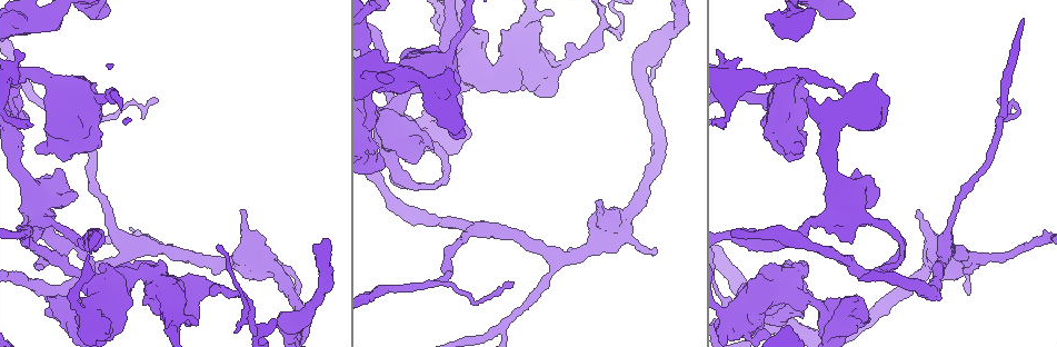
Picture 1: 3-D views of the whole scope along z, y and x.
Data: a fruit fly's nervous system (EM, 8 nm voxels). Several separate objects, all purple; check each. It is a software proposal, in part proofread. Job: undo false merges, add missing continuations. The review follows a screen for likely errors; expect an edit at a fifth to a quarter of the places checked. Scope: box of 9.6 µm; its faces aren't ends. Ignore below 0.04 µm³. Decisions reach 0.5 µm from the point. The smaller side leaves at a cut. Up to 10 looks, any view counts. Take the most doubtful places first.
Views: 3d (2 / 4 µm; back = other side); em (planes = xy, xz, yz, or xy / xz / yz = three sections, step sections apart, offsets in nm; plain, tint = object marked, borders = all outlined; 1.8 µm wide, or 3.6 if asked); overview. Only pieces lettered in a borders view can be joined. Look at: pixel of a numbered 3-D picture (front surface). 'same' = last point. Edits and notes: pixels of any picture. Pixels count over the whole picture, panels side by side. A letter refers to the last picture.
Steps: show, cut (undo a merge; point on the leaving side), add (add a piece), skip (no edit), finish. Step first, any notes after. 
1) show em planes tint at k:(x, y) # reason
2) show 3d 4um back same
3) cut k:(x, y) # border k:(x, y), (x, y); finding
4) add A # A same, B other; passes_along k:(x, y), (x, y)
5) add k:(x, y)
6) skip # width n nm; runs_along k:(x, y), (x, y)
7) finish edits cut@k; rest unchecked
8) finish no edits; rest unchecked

show em yz step 16 borders at 1:(549, 71) # calibre changes

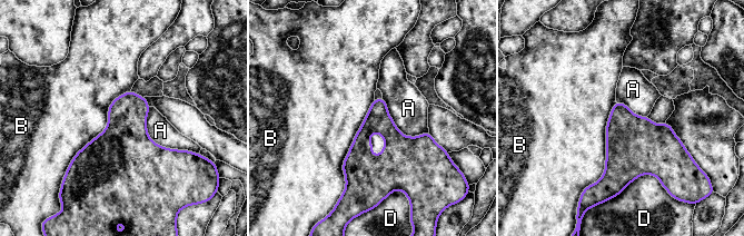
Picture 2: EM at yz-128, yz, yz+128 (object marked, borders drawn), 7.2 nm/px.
skip # A other, B other, D other; border 2:(374, 98), (344, 160), (344, 188); one cell here

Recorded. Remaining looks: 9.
show em xz step 8 tint at 1:(794, 72) # three arms meet

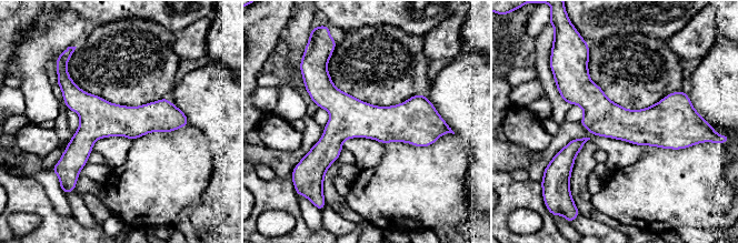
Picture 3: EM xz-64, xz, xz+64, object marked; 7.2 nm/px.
show em planes borders same # cut it another way

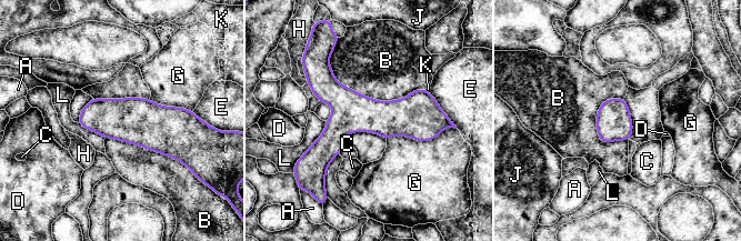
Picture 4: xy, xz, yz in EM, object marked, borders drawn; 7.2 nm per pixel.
skip # A other, B other, C other, D other, E other, G other, H other, J other, K other, L other; runs_along 4:(436, 113), (352, 117), (311, 151); continuous, no second cell

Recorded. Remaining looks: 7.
show 3d 2um back at 1:(1043, 242)

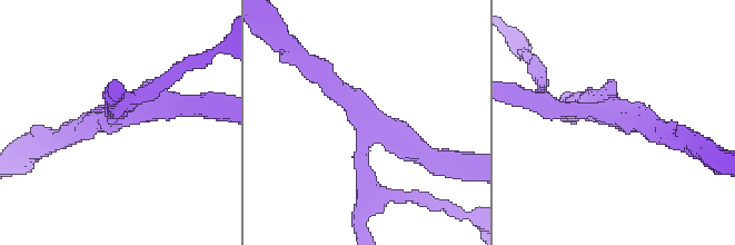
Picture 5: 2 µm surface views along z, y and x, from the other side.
show em planes borders at 5:(621, 115)

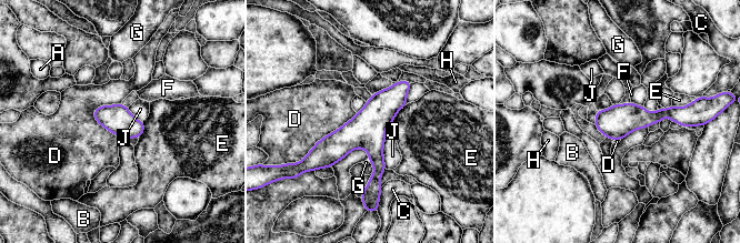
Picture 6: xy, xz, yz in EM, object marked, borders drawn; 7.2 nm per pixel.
skip # A other, B other, C other, D other, E other, F other, G other, H other, J other; runs_along 6:(407, 83), (376, 117), (376, 189); one cell here

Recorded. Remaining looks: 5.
show em planes borders at 1:(881, 125) # branch stops here

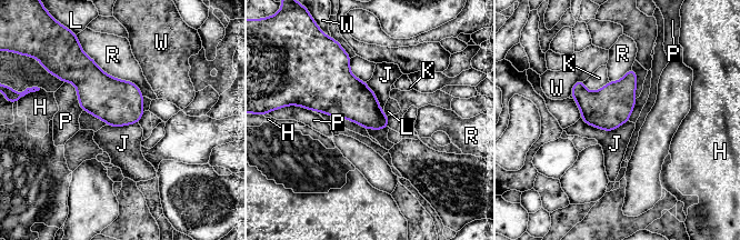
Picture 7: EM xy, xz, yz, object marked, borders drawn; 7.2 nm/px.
skip # H other, J other, K other, L other, P other, R other, W other; border 7:(580, 118), (604, 130), (628, 121); no lettered piece goes on from it

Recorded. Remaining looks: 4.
finish no edits; rest unchecked

